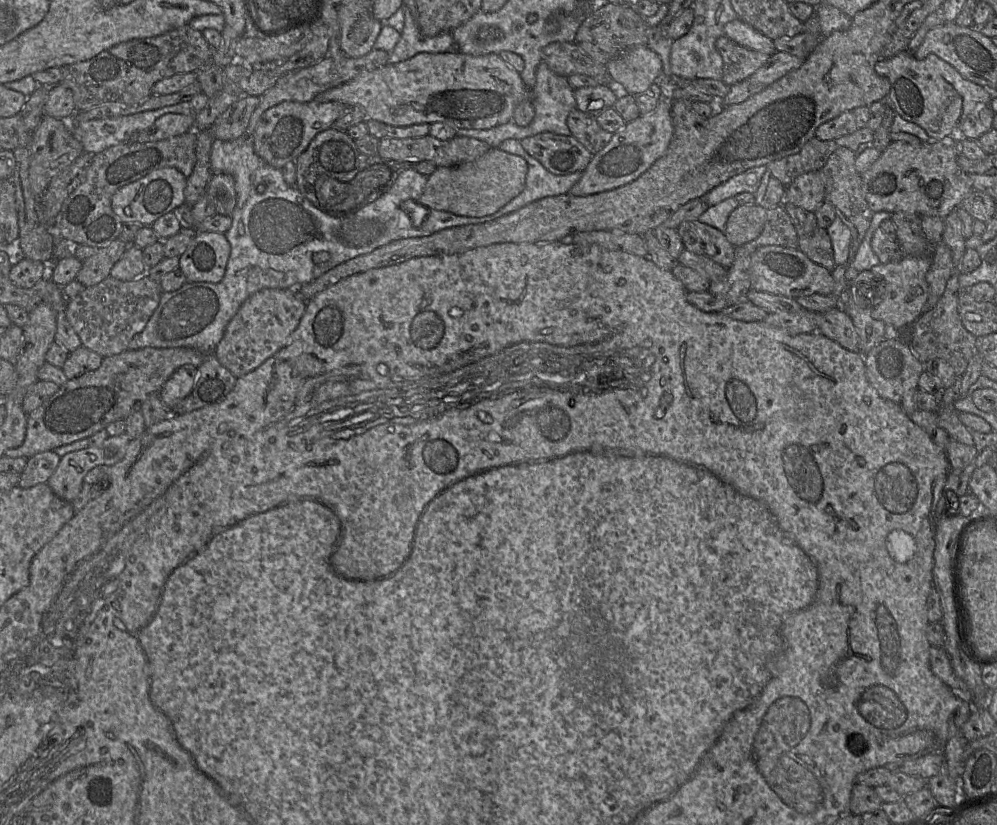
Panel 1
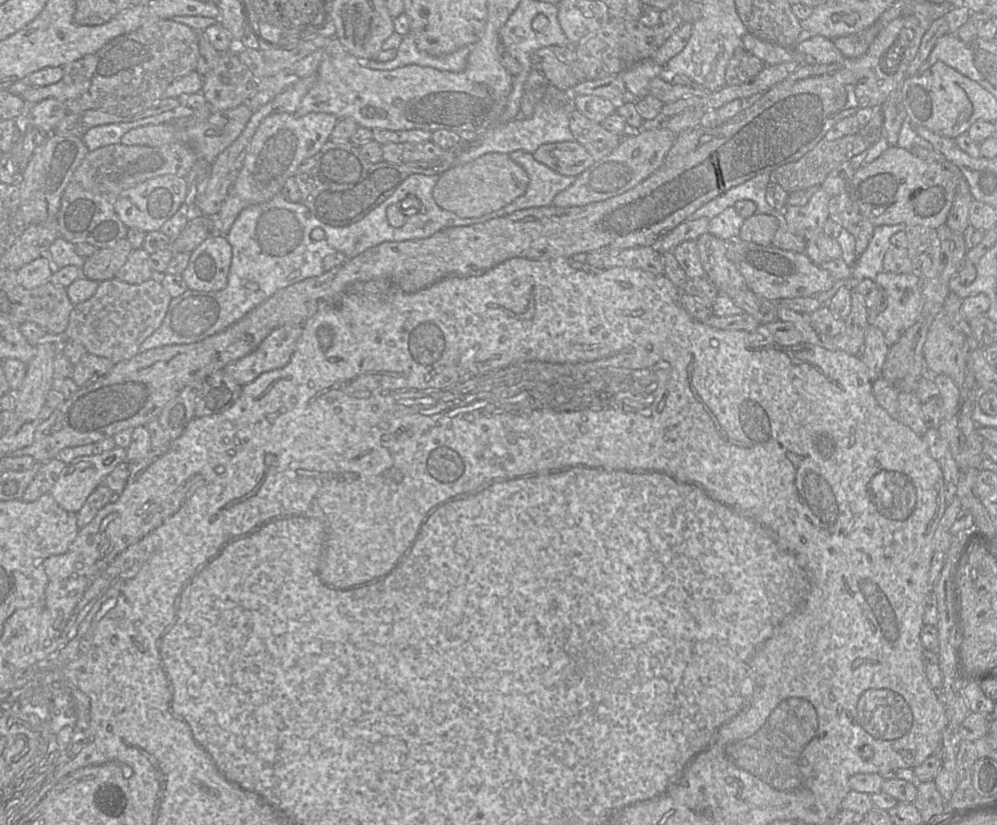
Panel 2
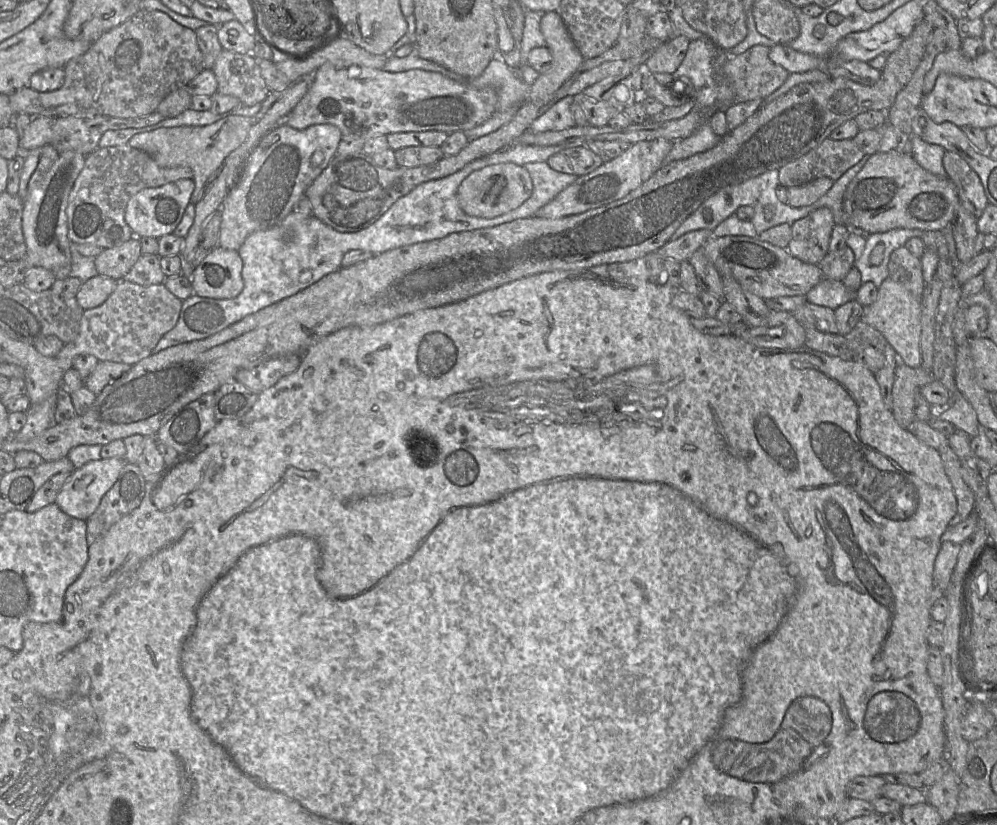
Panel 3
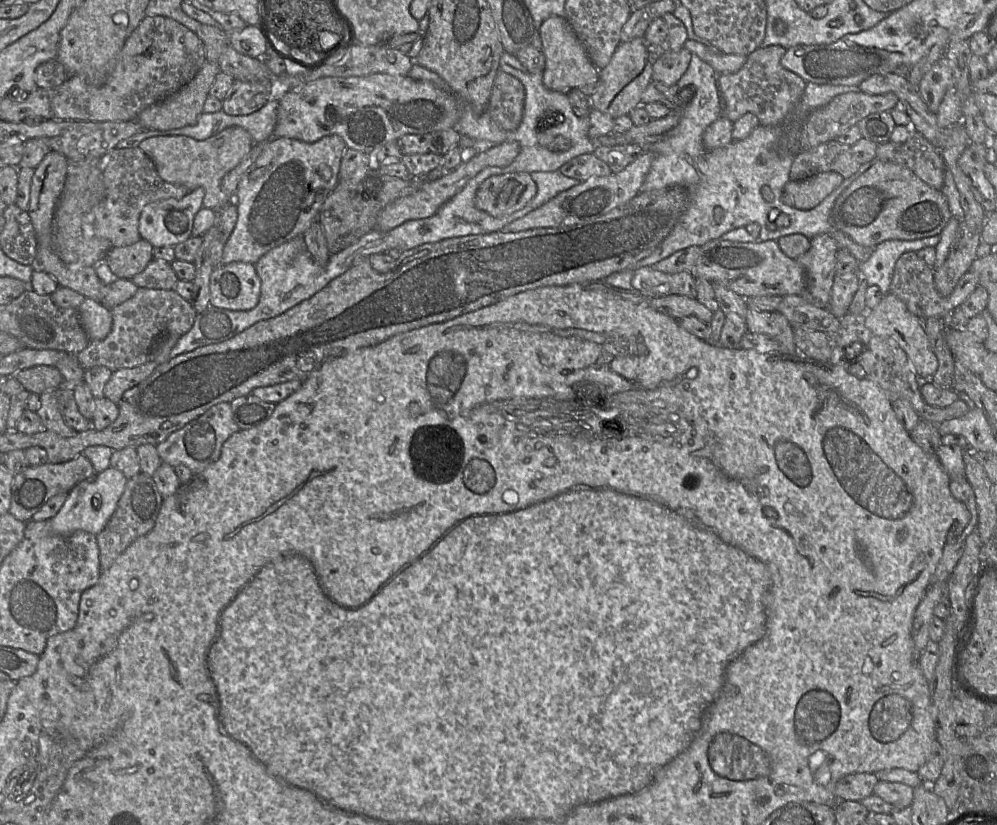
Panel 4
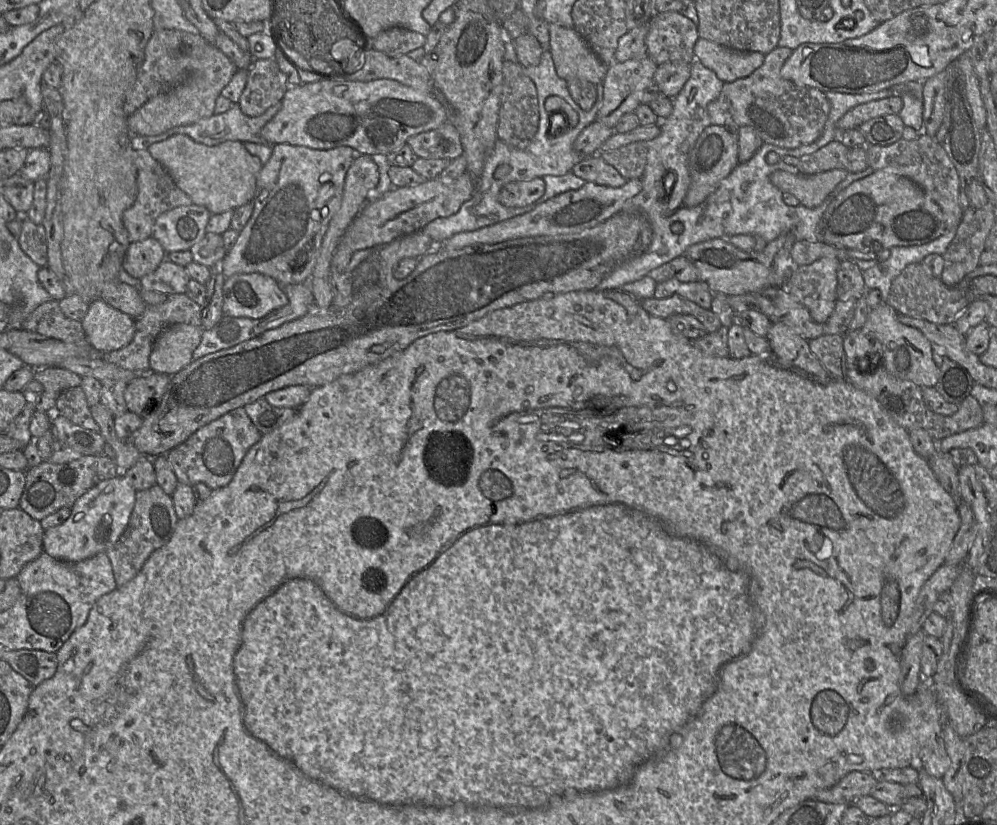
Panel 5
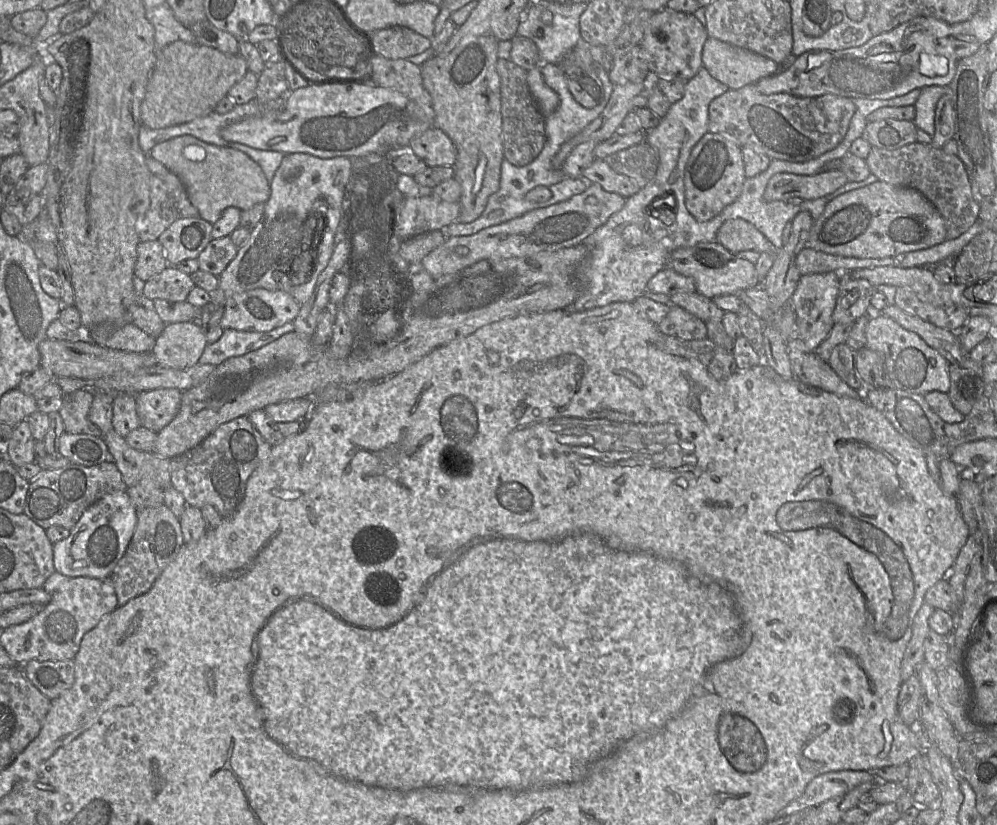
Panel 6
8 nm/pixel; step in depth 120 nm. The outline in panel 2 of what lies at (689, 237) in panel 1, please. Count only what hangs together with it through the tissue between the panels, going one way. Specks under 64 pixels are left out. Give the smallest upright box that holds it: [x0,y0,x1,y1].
[695,232,748,298]

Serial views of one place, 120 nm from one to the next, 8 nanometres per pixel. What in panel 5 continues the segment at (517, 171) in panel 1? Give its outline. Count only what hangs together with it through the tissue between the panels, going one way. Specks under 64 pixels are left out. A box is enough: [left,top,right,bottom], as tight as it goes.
[499,178,545,207]

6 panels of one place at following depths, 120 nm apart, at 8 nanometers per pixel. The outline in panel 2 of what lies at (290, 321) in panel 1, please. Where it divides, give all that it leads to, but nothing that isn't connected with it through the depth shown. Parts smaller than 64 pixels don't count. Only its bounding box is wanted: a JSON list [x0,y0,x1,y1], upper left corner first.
[223,325,301,386]

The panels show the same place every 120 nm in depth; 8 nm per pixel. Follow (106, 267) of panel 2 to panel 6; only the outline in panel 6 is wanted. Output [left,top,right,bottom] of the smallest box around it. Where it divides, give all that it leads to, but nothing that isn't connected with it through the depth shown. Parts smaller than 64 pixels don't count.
[134,240,169,282]

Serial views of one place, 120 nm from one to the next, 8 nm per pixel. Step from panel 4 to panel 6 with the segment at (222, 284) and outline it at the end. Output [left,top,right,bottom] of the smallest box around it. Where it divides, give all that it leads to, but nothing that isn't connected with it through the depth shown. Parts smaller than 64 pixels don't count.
[221,288,301,332]

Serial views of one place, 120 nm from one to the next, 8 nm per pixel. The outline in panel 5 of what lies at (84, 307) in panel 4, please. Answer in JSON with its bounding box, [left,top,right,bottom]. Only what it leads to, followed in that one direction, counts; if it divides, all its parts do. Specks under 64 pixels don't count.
[81,299,135,353]

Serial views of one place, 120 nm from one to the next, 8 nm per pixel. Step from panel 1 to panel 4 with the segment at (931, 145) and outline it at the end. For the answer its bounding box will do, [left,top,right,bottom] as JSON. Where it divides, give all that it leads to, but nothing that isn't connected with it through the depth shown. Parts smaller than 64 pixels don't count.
[832,160,951,248]

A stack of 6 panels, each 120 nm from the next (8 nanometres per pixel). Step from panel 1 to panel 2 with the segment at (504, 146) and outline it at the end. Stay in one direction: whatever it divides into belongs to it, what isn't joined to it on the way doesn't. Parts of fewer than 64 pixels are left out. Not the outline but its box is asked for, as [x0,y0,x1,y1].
[139,150,576,352]

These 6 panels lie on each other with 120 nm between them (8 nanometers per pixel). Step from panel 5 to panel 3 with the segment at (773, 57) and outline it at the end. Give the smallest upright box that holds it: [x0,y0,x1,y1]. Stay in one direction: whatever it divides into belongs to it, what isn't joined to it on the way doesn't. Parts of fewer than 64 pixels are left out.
[723,45,790,102]

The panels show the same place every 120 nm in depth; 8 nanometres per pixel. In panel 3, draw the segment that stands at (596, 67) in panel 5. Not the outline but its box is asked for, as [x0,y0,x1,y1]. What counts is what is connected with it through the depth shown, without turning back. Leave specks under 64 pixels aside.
[527,11,584,101]

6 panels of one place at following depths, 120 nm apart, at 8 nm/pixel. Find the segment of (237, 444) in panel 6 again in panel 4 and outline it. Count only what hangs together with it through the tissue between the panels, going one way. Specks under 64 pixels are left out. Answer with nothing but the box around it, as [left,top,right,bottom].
[156,403,239,475]

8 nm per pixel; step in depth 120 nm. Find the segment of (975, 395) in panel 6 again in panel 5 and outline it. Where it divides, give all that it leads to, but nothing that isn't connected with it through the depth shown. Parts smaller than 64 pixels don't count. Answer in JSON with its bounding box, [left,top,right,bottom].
[933,346,975,406]

